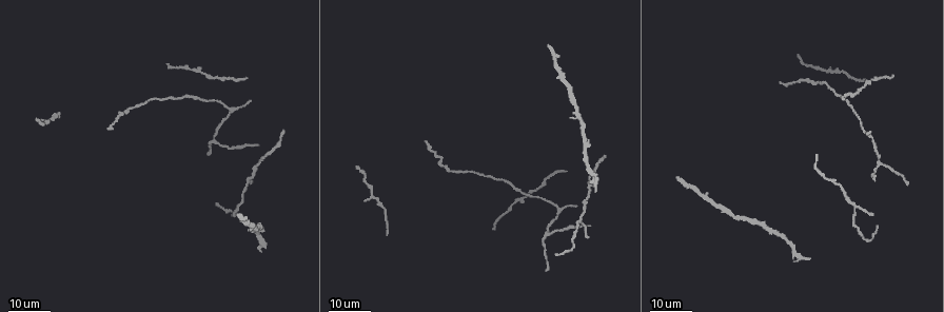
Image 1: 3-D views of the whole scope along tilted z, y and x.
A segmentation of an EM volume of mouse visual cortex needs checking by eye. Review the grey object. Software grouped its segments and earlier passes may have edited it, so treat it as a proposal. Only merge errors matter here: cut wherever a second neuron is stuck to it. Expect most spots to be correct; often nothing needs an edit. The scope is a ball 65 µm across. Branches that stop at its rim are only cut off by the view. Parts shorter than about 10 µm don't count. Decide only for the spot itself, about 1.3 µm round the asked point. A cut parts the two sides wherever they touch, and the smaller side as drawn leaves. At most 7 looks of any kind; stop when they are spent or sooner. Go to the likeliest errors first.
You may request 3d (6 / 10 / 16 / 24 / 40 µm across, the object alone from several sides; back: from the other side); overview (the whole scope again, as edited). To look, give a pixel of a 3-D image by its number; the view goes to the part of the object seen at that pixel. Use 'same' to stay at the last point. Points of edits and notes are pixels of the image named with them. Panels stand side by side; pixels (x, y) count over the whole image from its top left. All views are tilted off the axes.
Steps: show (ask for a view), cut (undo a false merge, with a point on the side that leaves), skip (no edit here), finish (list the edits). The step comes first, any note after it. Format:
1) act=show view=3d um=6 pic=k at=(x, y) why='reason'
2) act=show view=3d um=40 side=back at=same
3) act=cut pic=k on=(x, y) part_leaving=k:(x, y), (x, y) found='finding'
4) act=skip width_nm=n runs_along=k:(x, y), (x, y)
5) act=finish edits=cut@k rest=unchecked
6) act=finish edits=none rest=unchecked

act=show view=3d um=16 pic=1 at=(878, 160) why='three arms meet'

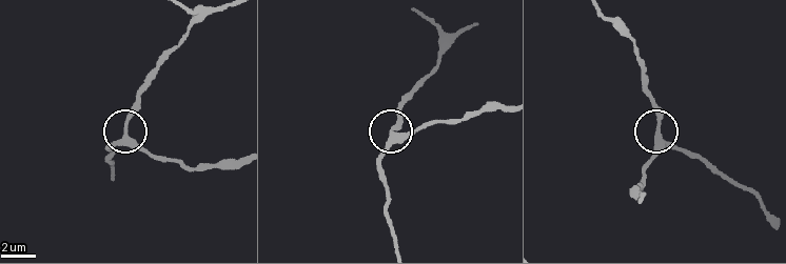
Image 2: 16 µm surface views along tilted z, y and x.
act=show view=3d um=10 pic=2 at=(657, 137)

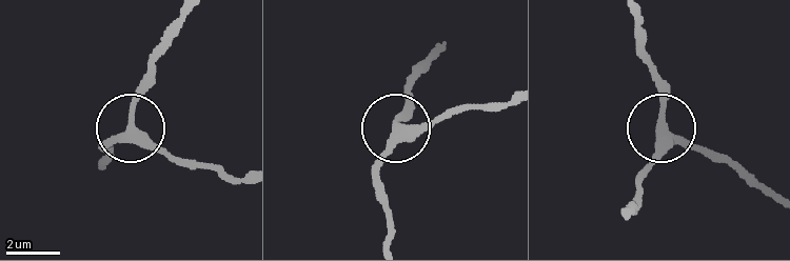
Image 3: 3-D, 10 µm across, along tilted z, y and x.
act=skip runs_along=3:(663, 131), (643, 175) found='one neuron here'

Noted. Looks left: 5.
act=show view=3d um=16 pic=1 at=(828, 178) why='thick turns thin'

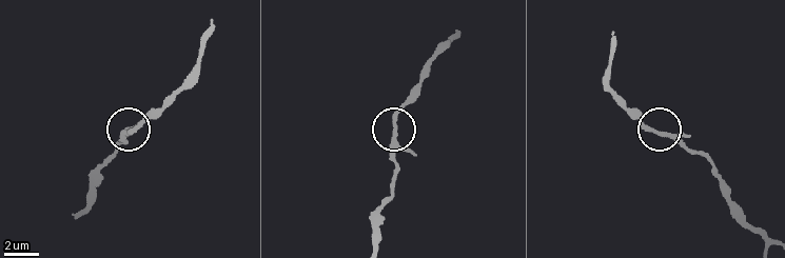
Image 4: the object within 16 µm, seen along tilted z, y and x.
act=show view=3d um=6 pic=4 at=(663, 134)

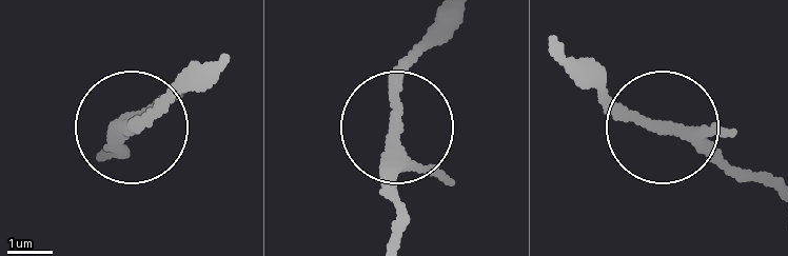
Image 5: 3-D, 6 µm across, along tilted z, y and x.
act=skip width_nm=210 found='all the same neuron'

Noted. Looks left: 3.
act=show view=3d um=24 pic=1 at=(441, 165) why='narrows sharply'

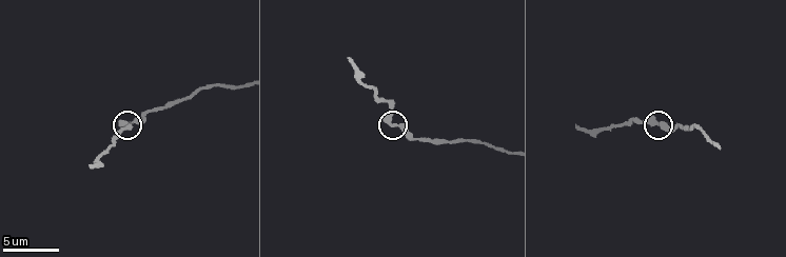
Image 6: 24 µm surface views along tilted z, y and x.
act=show view=3d um=10 pic=6 at=(658, 125) why='zoom in'

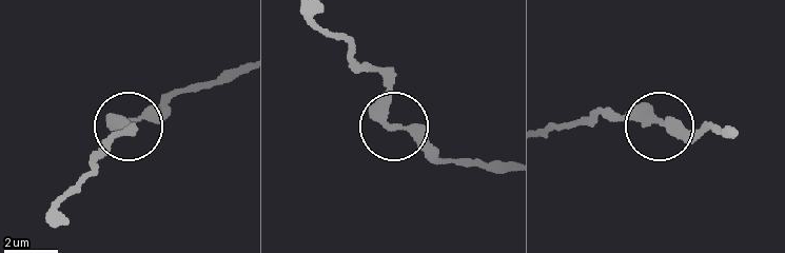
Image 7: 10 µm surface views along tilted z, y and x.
act=skip runs_along=7:(504, 167), (445, 159), (392, 124), (380, 67) found='continuous, no second neuron'

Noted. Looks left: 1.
act=finish edits=none rest=unchecked

